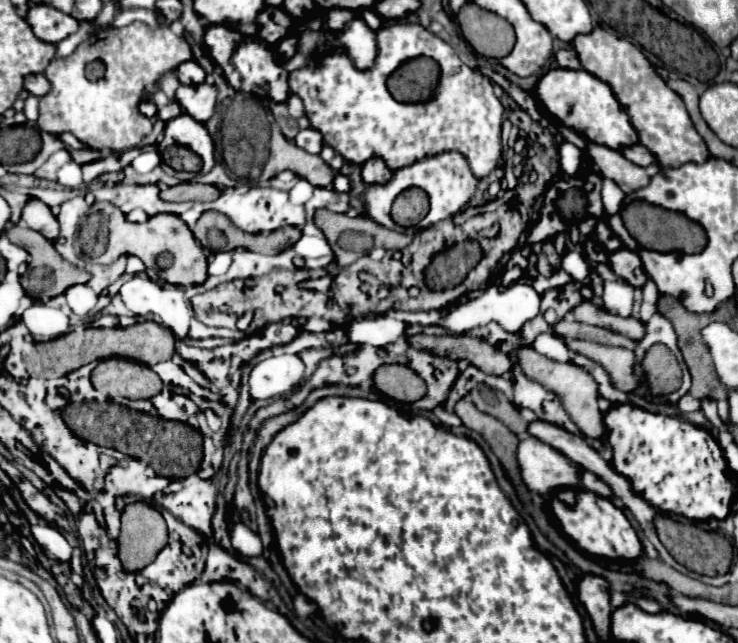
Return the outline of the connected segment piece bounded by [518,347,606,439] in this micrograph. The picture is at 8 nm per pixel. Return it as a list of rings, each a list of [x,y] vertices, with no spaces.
[[[522,347],[518,351],[518,363],[520,363],[520,367],[522,367],[522,371],[524,371],[524,375],[528,379],[538,381],[540,385],[554,391],[560,397],[564,409],[570,413],[572,421],[584,431],[586,437],[594,437],[594,439],[604,437],[606,429],[604,429],[604,419],[602,419],[604,415],[602,415],[602,411],[598,407],[598,399],[600,399],[598,385],[596,385],[594,377],[586,369],[580,369],[578,365],[572,365],[570,361],[568,363],[552,361],[546,355],[536,353],[532,347]]]

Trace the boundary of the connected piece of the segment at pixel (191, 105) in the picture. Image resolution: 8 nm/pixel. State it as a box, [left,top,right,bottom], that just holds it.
[176,83,218,123]

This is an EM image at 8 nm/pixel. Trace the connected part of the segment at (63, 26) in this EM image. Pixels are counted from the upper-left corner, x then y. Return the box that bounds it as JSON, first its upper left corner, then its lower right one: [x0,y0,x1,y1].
[26,5,80,43]

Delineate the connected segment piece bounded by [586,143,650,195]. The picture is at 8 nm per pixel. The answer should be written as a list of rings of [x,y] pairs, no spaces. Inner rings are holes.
[[[588,143],[586,153],[598,165],[602,177],[612,179],[626,195],[642,189],[650,181],[650,175],[646,173],[646,169],[640,165],[632,165],[620,151],[608,149],[604,145]]]

